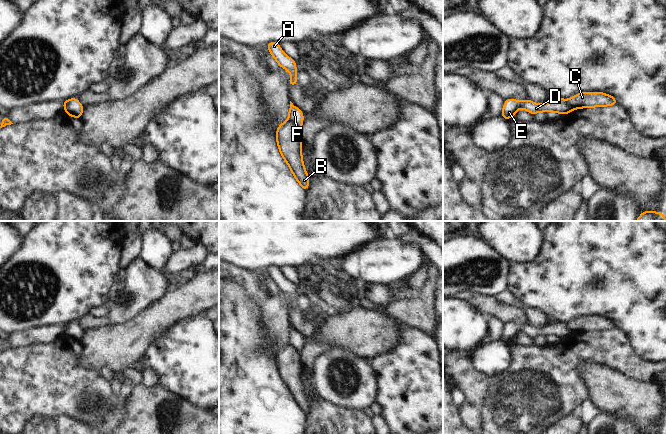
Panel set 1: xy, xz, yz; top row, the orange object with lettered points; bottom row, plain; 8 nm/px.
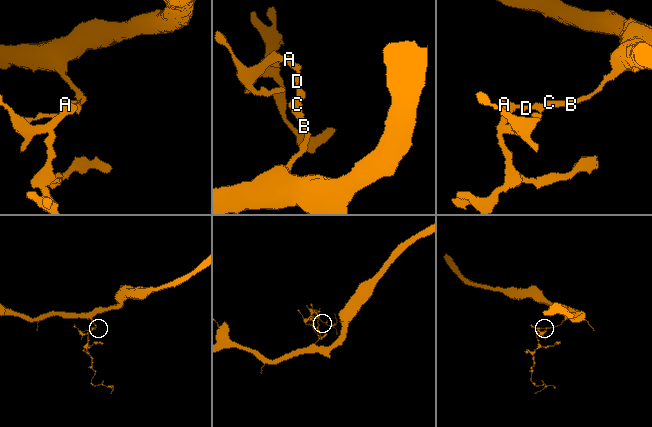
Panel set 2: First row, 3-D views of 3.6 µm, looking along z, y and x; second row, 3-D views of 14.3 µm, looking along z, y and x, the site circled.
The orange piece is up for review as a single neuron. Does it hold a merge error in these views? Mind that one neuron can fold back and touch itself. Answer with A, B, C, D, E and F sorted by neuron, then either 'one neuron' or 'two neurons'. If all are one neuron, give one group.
A D E F / B C; two neurons

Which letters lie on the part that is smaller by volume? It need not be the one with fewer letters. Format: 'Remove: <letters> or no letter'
Remove: A, D, E, F.

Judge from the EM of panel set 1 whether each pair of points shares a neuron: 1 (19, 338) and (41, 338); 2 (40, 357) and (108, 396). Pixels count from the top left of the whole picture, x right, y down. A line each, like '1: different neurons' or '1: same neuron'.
1: same neuron
2: same neuron

